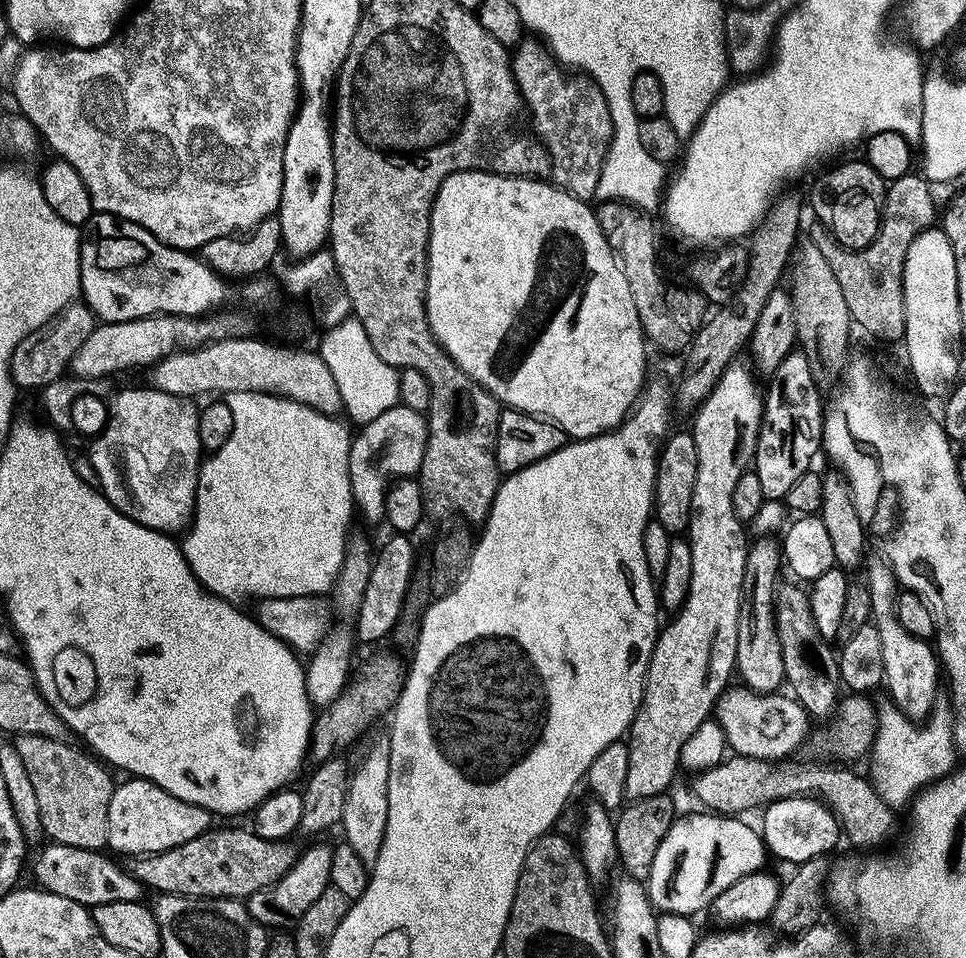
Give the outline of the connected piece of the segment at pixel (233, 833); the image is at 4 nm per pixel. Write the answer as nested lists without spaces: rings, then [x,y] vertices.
[[[247,827],[215,828],[164,852],[135,857],[130,865],[132,876],[145,889],[153,888],[153,893],[165,896],[227,896],[229,900],[244,900],[278,882],[296,861],[297,849],[292,849],[287,839],[264,840]]]

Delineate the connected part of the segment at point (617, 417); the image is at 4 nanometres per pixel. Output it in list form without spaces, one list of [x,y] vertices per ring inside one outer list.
[[[455,172],[453,176],[447,176],[442,182],[442,186],[436,195],[436,201],[432,204],[432,217],[430,218],[430,234],[428,235],[428,285],[426,286],[426,294],[424,295],[424,308],[428,311],[428,325],[434,334],[436,341],[440,343],[446,350],[446,354],[454,363],[458,365],[474,382],[478,382],[491,392],[501,405],[507,406],[509,409],[517,412],[527,412],[528,415],[537,418],[543,418],[556,425],[564,431],[569,437],[586,440],[590,436],[599,436],[601,432],[610,432],[626,419],[629,412],[632,411],[634,405],[639,401],[642,389],[645,387],[644,367],[647,366],[648,360],[644,357],[644,346],[646,347],[646,339],[644,333],[640,329],[638,313],[634,308],[633,296],[630,294],[629,283],[620,269],[615,252],[612,252],[607,240],[604,237],[602,228],[599,225],[598,218],[591,203],[579,200],[576,196],[572,196],[564,188],[558,188],[555,184],[544,178],[529,178],[526,176],[499,176],[493,172]]]

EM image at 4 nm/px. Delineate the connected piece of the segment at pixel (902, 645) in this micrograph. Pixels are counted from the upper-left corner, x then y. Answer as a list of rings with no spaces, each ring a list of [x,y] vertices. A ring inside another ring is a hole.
[[[887,563],[872,564],[868,568],[866,583],[872,598],[872,615],[878,634],[882,638],[882,664],[884,684],[892,695],[891,703],[909,720],[920,722],[931,713],[937,703],[936,687],[942,684],[942,665],[935,647],[927,639],[912,636],[900,625],[896,610],[898,585],[896,576]]]

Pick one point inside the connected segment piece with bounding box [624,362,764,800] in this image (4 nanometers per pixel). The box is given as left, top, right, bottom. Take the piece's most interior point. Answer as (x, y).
(679, 694)

